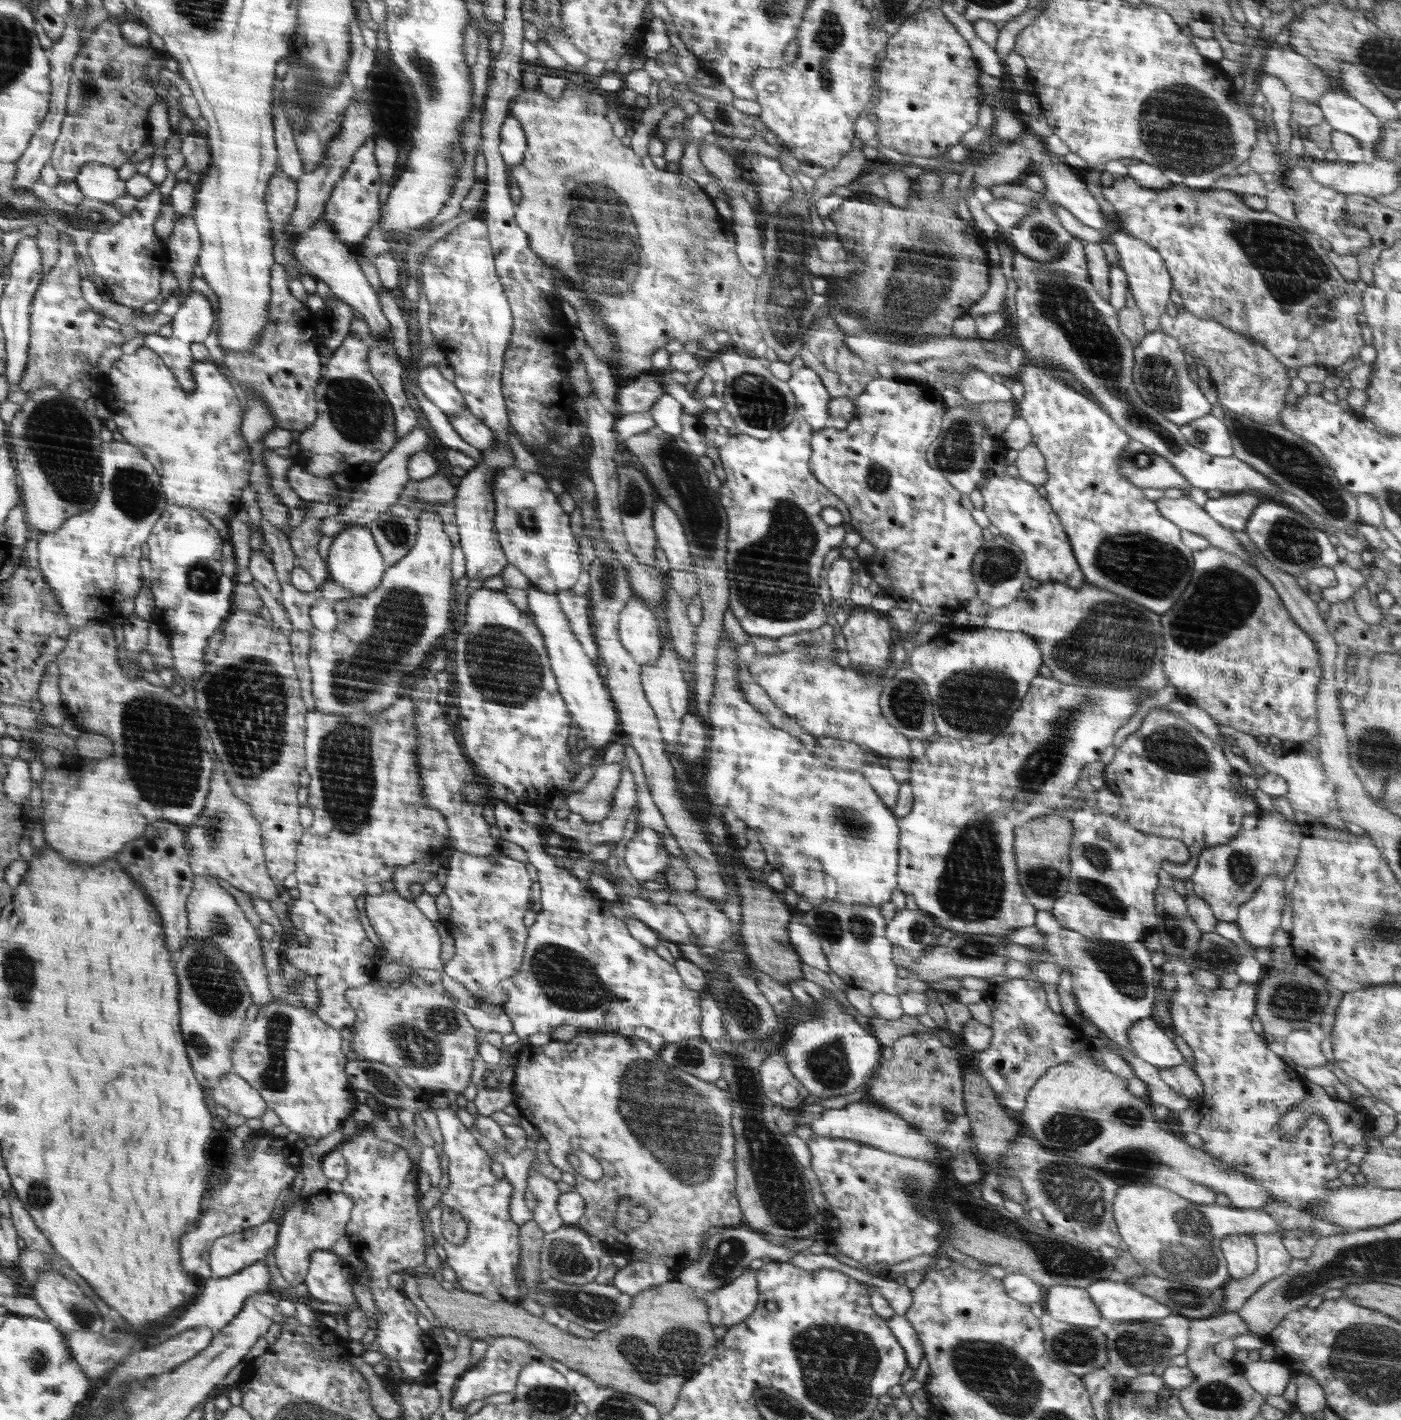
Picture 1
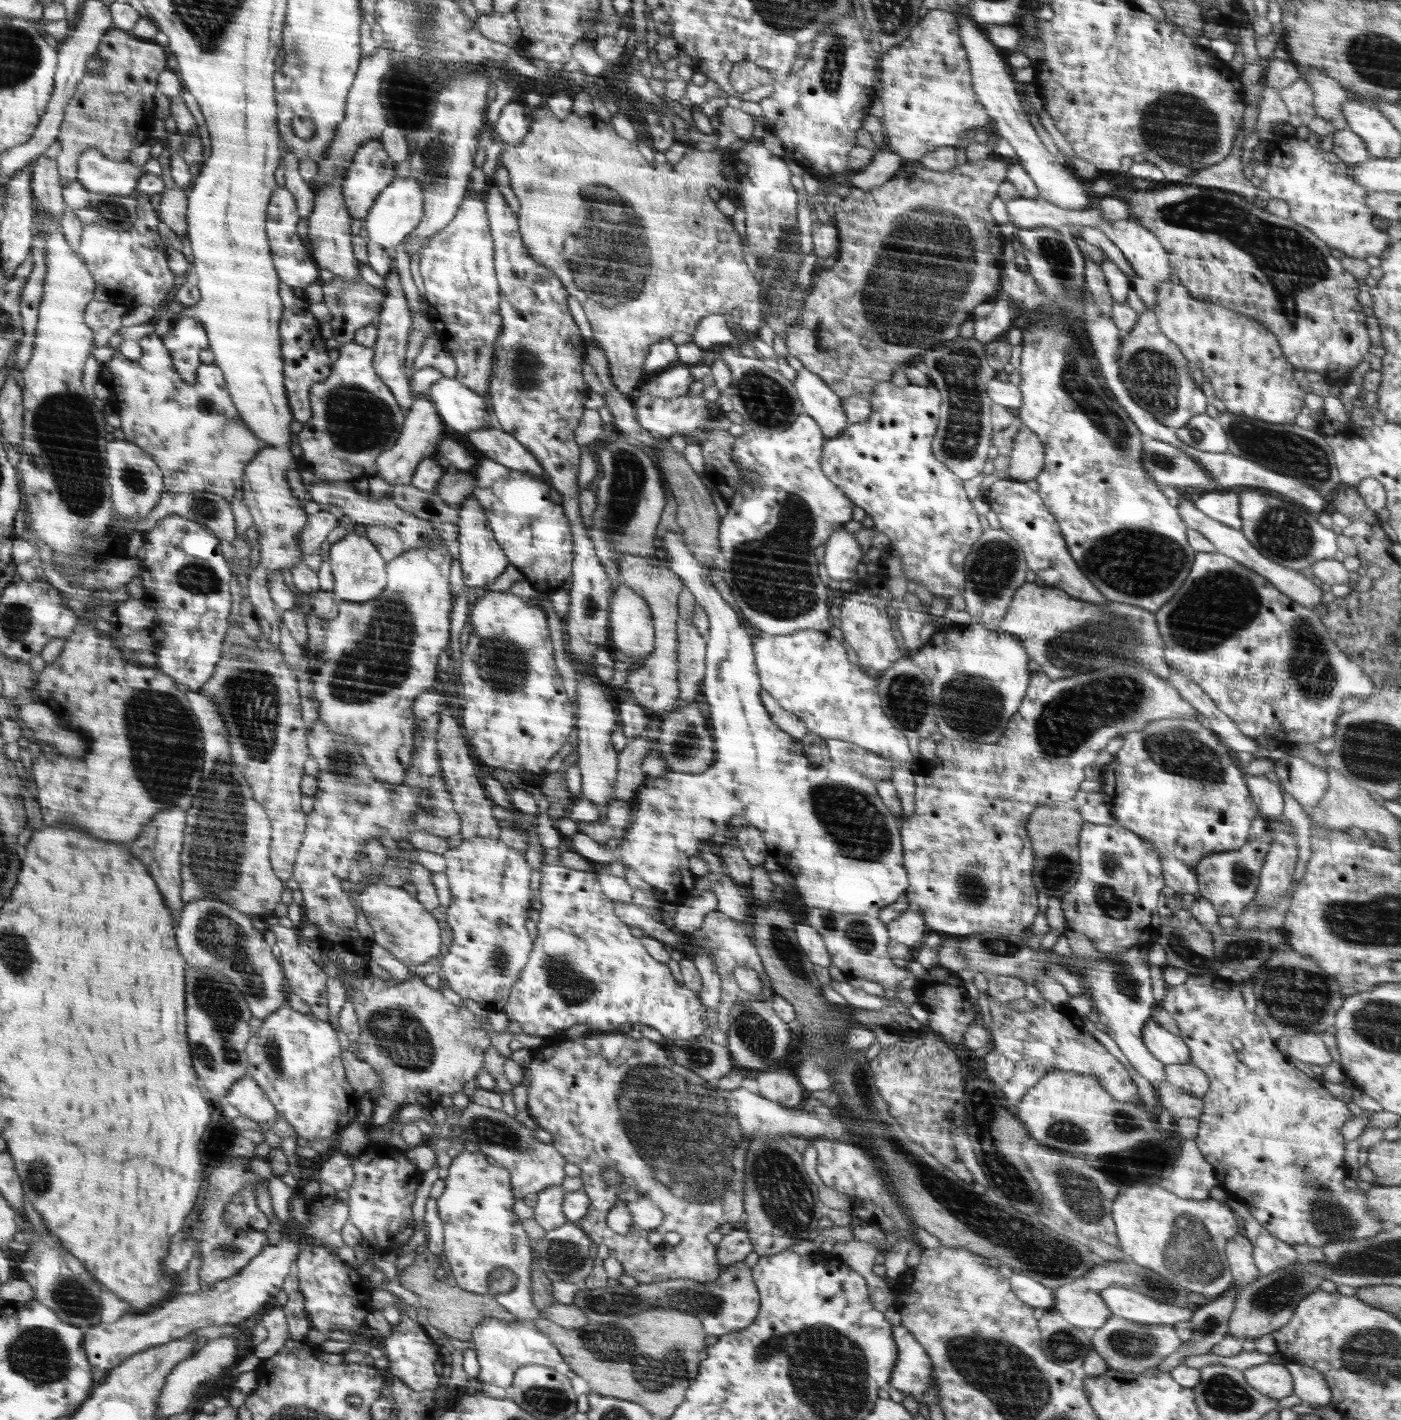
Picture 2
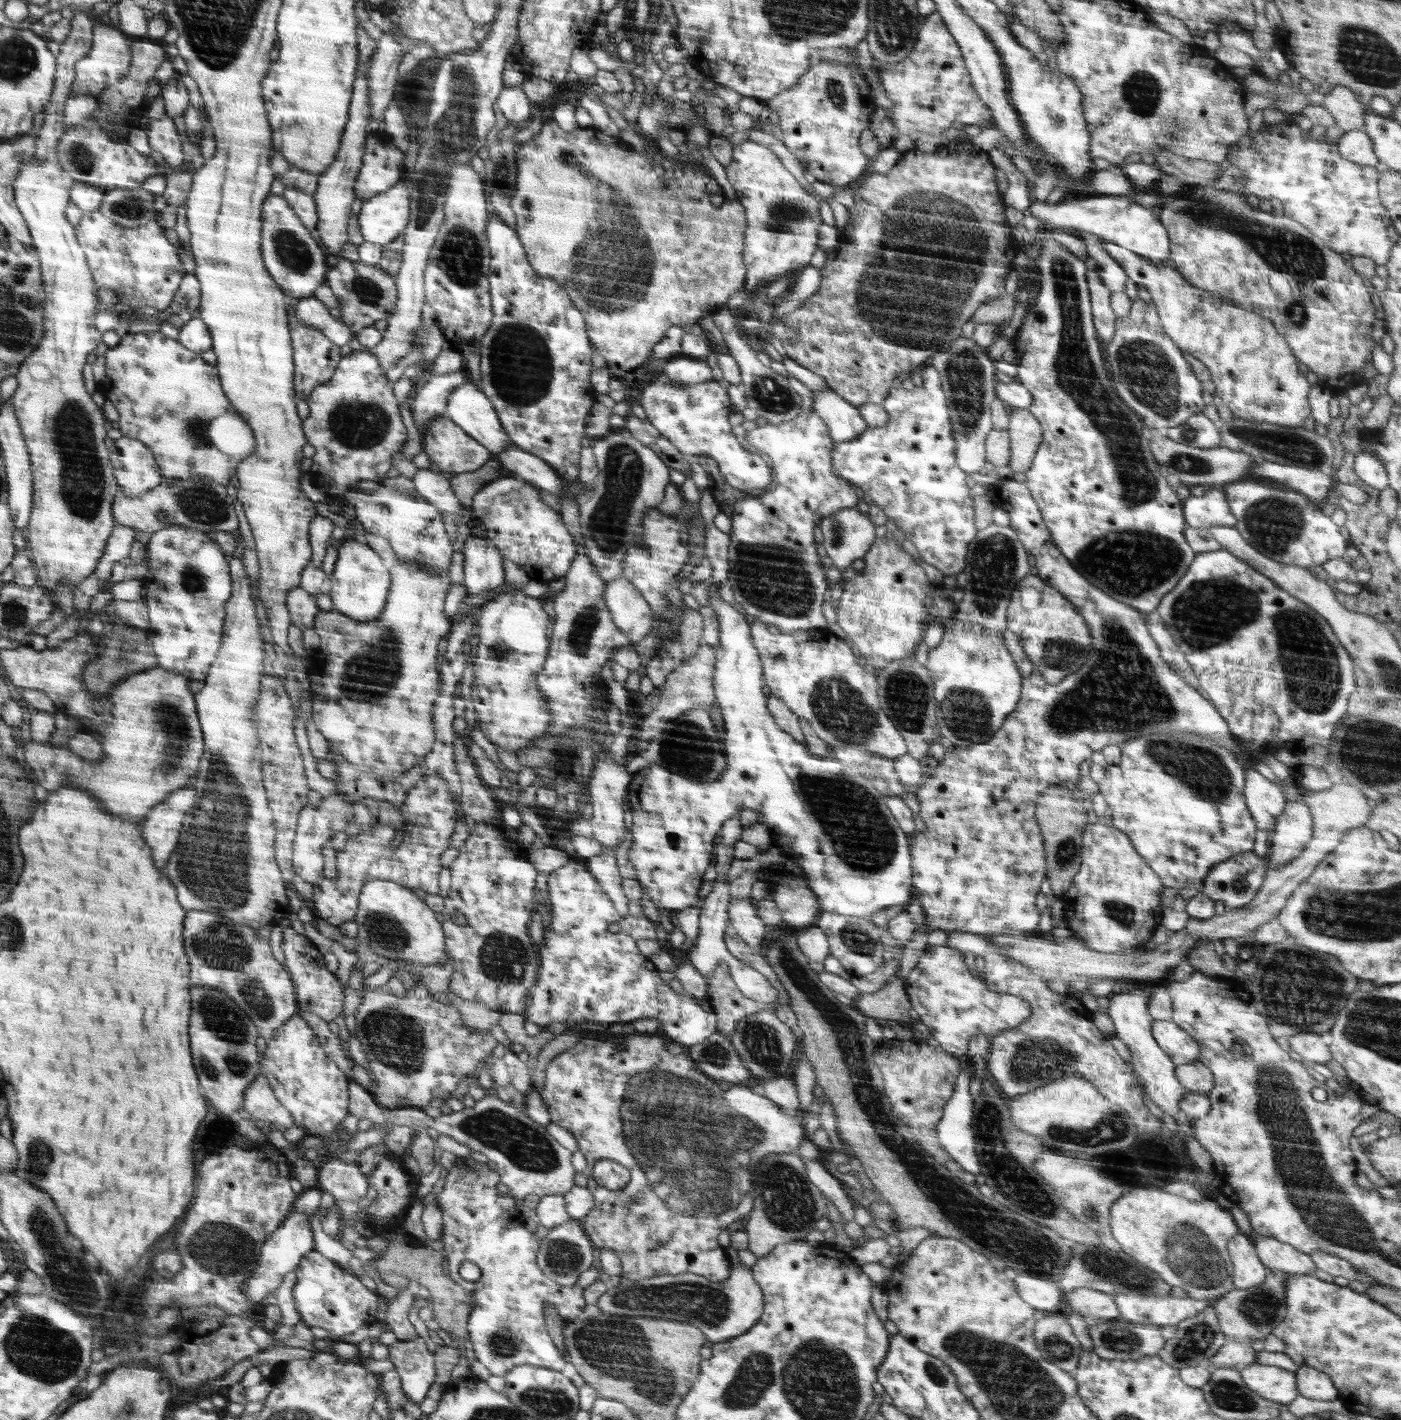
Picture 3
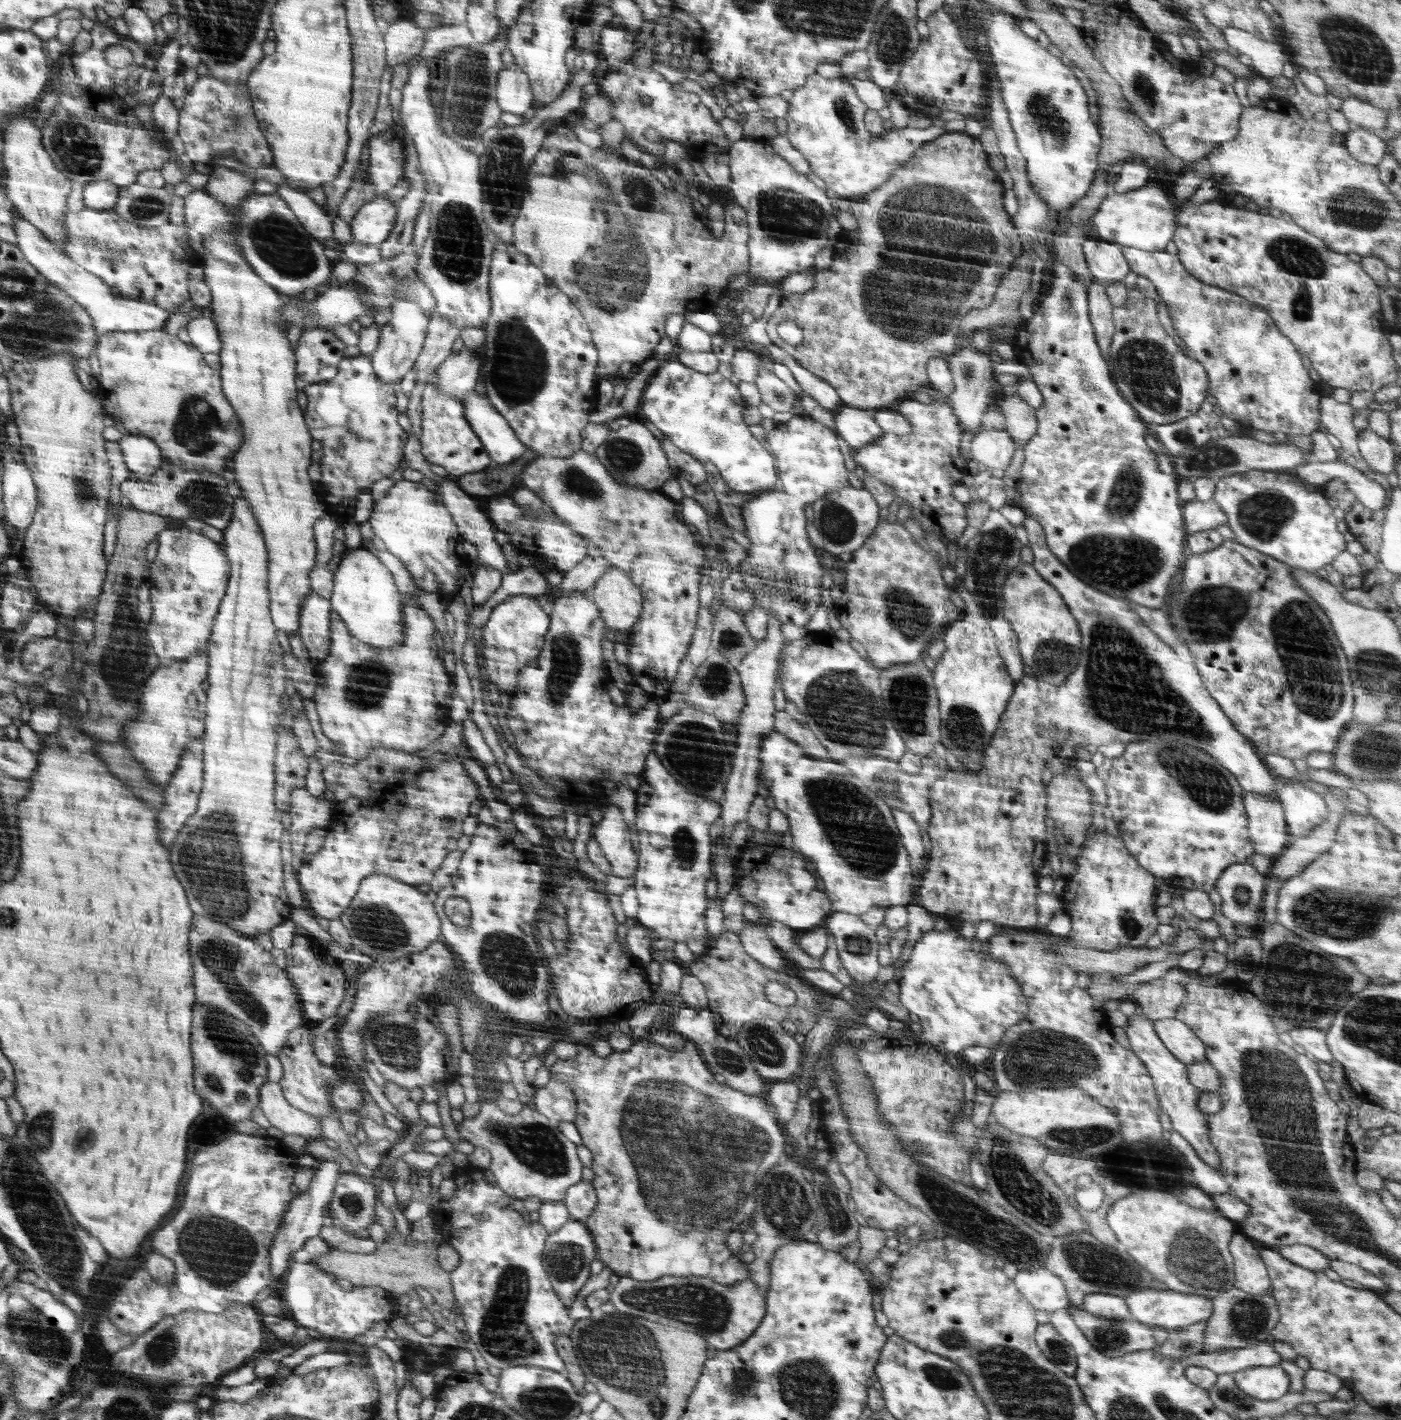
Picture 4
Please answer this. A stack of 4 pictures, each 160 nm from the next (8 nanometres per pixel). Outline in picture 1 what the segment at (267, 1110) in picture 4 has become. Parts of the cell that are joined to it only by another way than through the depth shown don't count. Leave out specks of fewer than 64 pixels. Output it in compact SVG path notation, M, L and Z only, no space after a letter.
M234 1072L211 1084L212 1098L232 1113L248 1118L261 1118L268 1110L267 1101L247 1081Z

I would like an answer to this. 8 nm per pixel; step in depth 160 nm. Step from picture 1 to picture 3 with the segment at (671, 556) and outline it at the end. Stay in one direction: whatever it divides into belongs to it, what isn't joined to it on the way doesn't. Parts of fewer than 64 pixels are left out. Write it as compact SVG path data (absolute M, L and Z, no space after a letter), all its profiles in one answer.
M718 587L710 588L710 596L707 600L707 604L714 609L719 626L719 648L717 649L719 660L715 664L714 674L715 704L720 707L722 718L724 719L726 732L724 746L728 767L722 771L722 774L716 780L705 783L688 780L683 776L678 776L678 774L672 774L669 770L666 770L666 768L656 766L655 764L631 775L631 784L628 788L626 804L629 832L632 834L632 846L630 846L630 851L628 852L628 860L634 865L636 874L638 875L637 881L642 888L644 888L646 895L654 904L656 904L660 916L667 916L669 920L672 920L679 911L694 907L692 905L699 899L698 893L704 883L702 874L706 872L712 854L715 854L715 852L712 852L712 850L714 850L714 838L716 838L718 830L723 828L722 822L727 822L729 818L740 814L743 808L750 808L750 810L755 810L755 812L762 814L762 820L760 821L770 829L772 846L780 849L786 856L788 856L788 854L804 854L804 856L788 856L788 858L796 860L796 862L802 866L804 876L808 878L808 886L812 886L812 890L816 890L816 896L820 898L820 906L824 906L826 912L836 912L836 914L850 917L870 918L872 914L879 912L884 908L889 908L889 906L906 905L908 900L910 900L911 894L914 892L912 887L913 873L911 868L912 862L909 836L899 827L897 820L885 803L885 796L880 794L880 791L872 786L869 778L862 776L862 774L858 773L852 766L844 766L844 764L840 762L840 759L812 755L812 753L808 751L806 744L797 741L793 735L784 731L775 722L775 719L767 706L767 698L764 692L763 665L762 660L759 658L759 652L756 650L756 646L753 642L751 624L746 621L743 612L736 607L732 607L730 603L727 603L720 597Z

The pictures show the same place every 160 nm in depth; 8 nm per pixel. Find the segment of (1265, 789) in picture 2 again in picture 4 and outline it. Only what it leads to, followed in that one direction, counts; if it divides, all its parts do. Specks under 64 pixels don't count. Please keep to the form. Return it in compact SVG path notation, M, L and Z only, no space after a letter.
M1243 791L1243 803L1254 854L1275 860L1289 845L1285 814L1279 798Z

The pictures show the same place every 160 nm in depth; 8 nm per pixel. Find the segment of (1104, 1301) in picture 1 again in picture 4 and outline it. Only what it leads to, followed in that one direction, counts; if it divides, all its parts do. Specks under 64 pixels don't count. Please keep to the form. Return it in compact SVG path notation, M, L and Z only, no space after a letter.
M1138 1290L1126 1298L1131 1318L1151 1328L1158 1326L1168 1331L1192 1326L1195 1322L1207 1321L1212 1316L1213 1301L1197 1294L1172 1292L1172 1290Z

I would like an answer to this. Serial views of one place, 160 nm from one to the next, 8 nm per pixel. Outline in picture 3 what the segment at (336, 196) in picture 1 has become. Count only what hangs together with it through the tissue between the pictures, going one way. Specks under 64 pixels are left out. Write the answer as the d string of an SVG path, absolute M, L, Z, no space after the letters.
M370 133L367 136L363 166L355 182L355 198L364 203L398 185L406 174L406 154L390 142L383 144Z

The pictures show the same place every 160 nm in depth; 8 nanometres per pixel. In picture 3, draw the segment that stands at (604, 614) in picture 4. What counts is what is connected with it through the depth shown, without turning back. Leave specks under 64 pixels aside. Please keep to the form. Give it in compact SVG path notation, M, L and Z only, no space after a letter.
M623 576L606 583L604 600L611 619L636 645L653 628L651 605L641 591Z

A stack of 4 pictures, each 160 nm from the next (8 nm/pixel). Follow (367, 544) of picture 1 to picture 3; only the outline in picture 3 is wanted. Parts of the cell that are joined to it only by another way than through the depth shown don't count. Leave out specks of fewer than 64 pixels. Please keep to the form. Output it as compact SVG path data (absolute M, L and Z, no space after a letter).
M344 539L338 544L338 556L331 575L333 610L348 615L360 622L370 622L379 618L387 604L391 588L391 573L379 554L362 539Z

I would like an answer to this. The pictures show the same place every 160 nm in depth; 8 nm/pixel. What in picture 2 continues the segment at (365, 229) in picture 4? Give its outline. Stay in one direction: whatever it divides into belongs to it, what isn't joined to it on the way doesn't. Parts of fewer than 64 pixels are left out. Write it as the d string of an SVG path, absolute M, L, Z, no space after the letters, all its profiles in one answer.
M410 175L407 178L395 178L395 181L379 194L363 222L369 234L369 240L393 251L394 247L406 240L423 220L424 202L424 190L414 177Z

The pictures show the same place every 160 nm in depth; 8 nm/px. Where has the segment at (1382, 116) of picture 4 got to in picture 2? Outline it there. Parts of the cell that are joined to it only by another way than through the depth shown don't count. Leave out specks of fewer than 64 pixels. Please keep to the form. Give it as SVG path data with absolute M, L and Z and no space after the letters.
M1318 69L1298 70L1299 78L1305 80L1313 90L1312 106L1316 115L1333 123L1336 130L1346 129L1347 122L1341 113L1341 104L1351 98L1351 93L1337 79L1330 78Z

